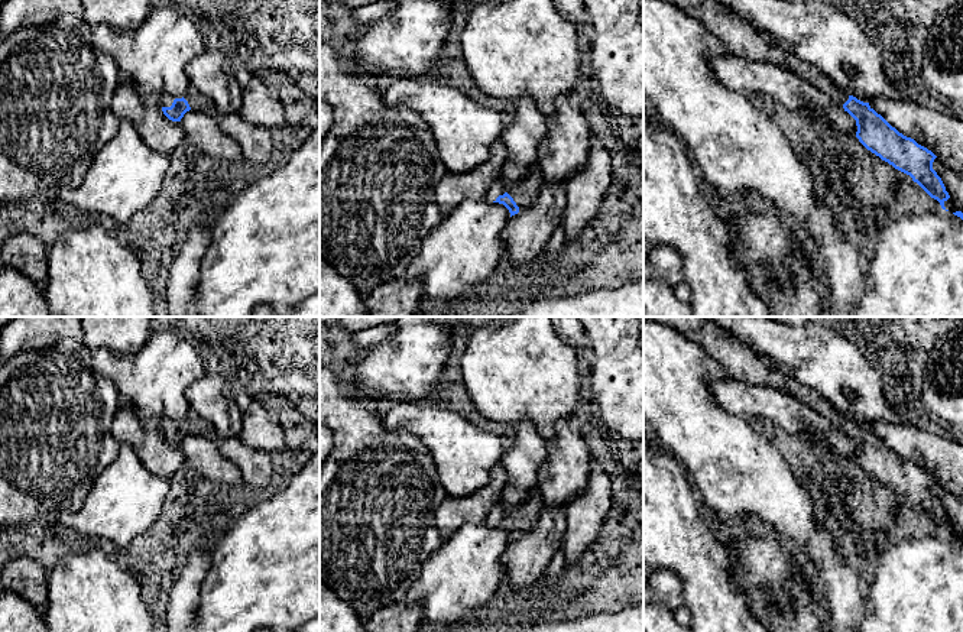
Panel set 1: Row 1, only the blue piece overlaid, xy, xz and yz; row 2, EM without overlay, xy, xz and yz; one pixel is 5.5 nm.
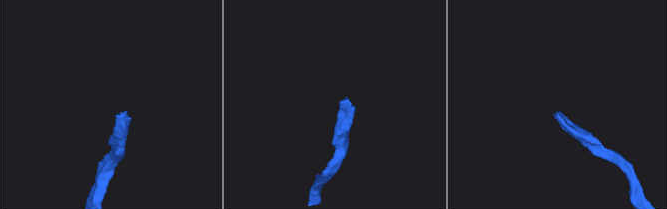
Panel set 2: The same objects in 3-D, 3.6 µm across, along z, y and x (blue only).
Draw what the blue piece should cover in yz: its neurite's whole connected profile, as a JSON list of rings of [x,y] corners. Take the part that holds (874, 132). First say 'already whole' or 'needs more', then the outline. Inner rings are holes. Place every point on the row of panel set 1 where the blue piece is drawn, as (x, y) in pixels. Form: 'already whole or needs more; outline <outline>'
needs more; outline [[[665,0],[698,20],[711,35],[719,38],[735,55],[782,65],[798,74],[831,101],[840,104],[857,126],[856,137],[872,153],[910,175],[943,210],[950,198],[941,178],[933,169],[937,158],[931,150],[918,145],[892,127],[869,103],[863,103],[837,85],[816,65],[802,61],[782,46],[774,45],[749,22],[720,4],[717,0]]]

